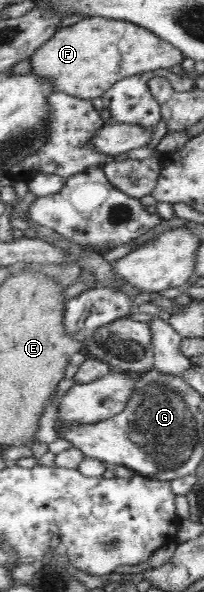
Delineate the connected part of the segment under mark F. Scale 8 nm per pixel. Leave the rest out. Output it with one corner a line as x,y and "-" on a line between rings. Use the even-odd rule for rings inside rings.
88,17
78,24
59,28
52,40
40,46
30,58
32,75
54,85
54,91
83,100
101,97
118,80
170,68
186,59
164,39
124,20

